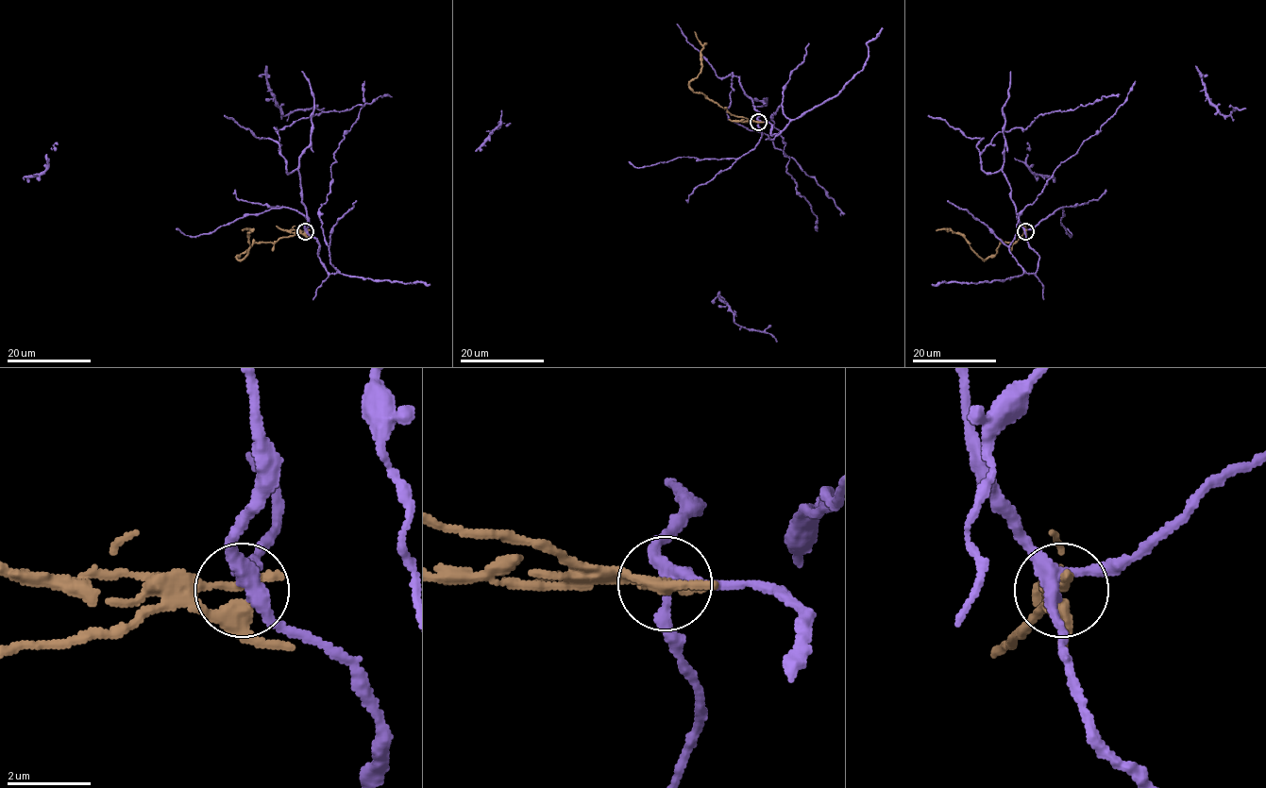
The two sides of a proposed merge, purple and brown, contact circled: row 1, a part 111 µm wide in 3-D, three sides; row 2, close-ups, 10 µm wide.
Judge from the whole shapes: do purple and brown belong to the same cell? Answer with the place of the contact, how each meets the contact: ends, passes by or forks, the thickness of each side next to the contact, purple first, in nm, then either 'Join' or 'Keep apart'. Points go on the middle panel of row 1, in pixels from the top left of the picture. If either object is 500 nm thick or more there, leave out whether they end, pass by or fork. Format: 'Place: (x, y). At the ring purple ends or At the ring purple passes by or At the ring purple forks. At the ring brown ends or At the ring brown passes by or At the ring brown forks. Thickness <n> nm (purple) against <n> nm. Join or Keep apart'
Place: (758, 122). At the ring purple forks. At the ring brown ends. Thickness 320 nm (purple) against 240 nm. Keep apart

